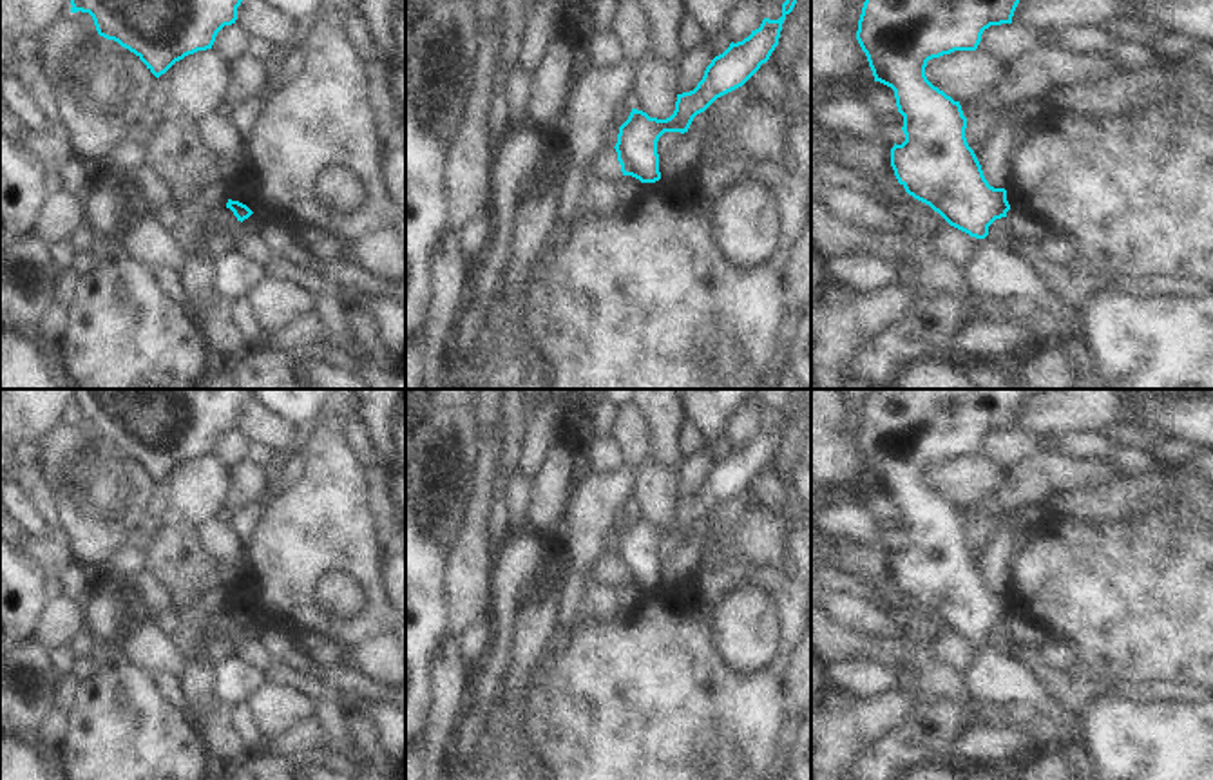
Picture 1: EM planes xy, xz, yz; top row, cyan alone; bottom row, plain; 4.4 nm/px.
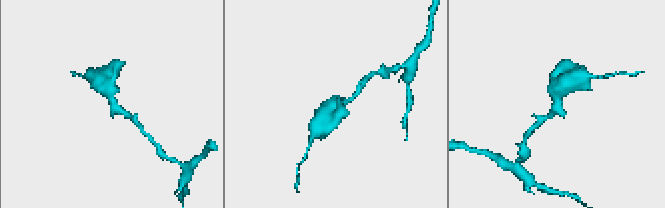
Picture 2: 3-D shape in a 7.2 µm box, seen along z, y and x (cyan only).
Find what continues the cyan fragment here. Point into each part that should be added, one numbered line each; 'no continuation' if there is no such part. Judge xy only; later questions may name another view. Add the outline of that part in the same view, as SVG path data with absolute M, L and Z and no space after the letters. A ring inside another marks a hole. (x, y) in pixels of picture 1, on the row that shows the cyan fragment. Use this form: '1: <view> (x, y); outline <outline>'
no continuation

